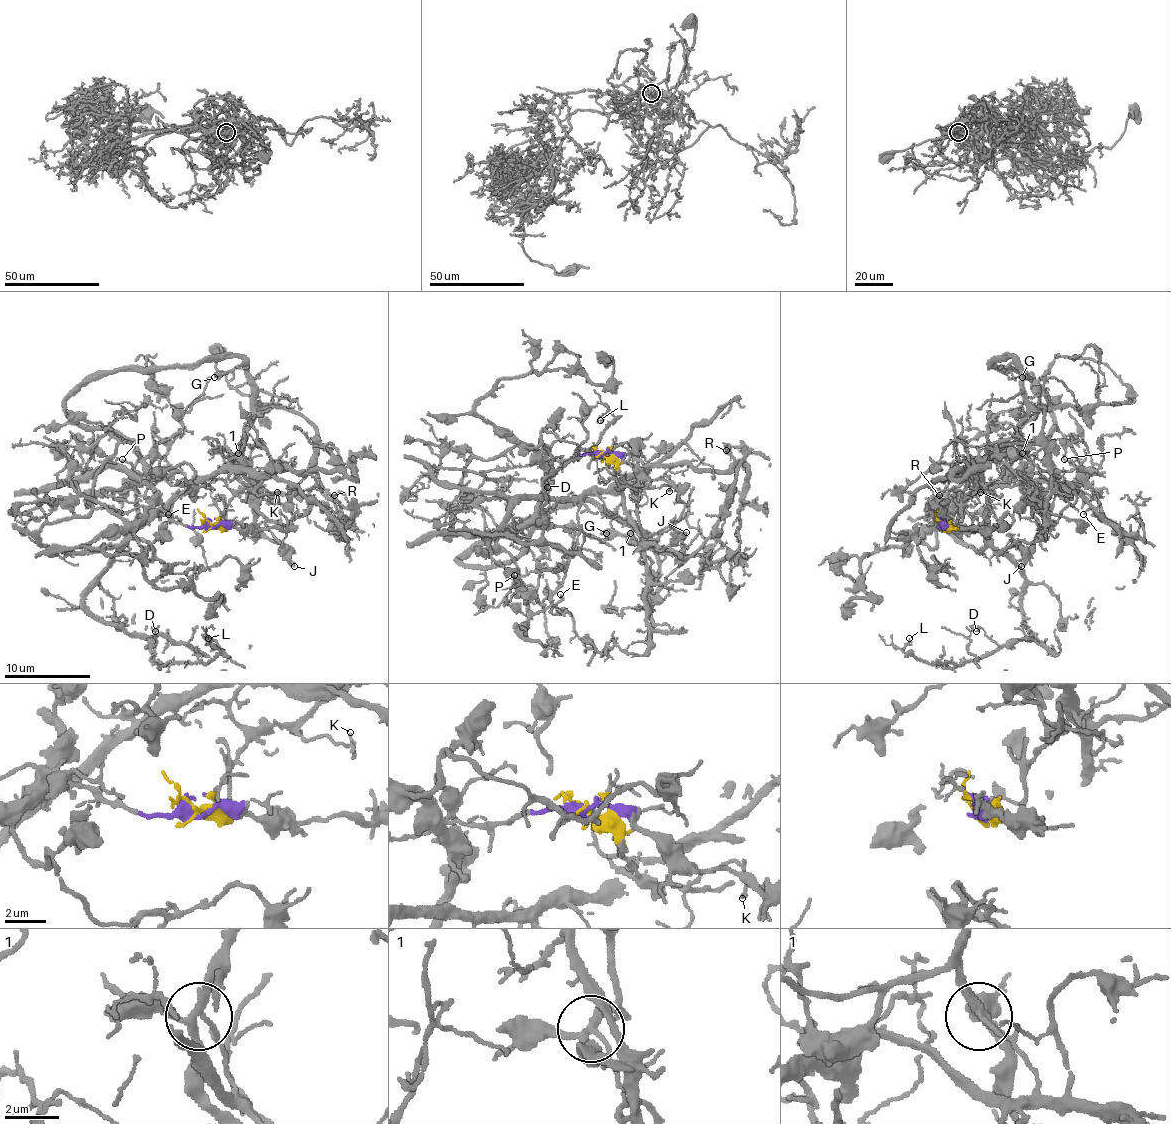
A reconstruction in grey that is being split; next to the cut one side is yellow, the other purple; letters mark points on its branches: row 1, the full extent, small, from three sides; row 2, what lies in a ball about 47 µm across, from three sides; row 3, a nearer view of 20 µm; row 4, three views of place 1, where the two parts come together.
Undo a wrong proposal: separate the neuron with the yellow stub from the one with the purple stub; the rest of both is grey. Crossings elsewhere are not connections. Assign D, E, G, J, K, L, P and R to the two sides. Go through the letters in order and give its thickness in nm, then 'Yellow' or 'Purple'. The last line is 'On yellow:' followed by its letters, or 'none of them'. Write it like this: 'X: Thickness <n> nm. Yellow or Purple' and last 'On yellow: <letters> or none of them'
D: Thickness 190 nm. Yellow
E: Thickness 160 nm. Yellow
G: Thickness 170 nm. Purple
J: Thickness 200 nm. Purple
K: Thickness 130 nm. Yellow
L: Thickness 130 nm. Yellow
P: Thickness 170 nm. Yellow
R: Thickness 170 nm. Purple
On yellow: D, E, K, L, P

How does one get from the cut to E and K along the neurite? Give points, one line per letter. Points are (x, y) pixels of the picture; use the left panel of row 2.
E: (210, 524), (225, 526), (227, 470), (190, 487), (175, 470), (141, 496), (126, 487), (141, 517), (169, 513)
K: (210, 524), (225, 526), (227, 504), (242, 491), (253, 489), (259, 496), (278, 498), (276, 491)

